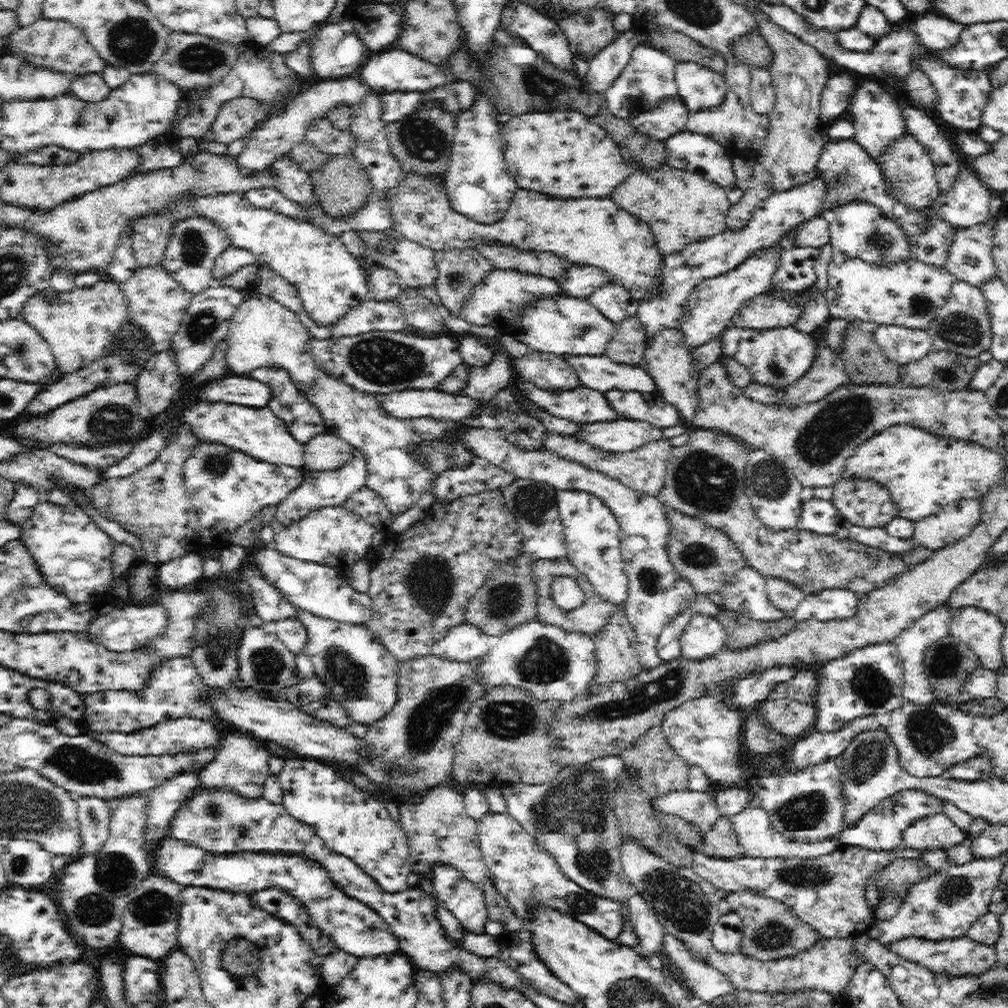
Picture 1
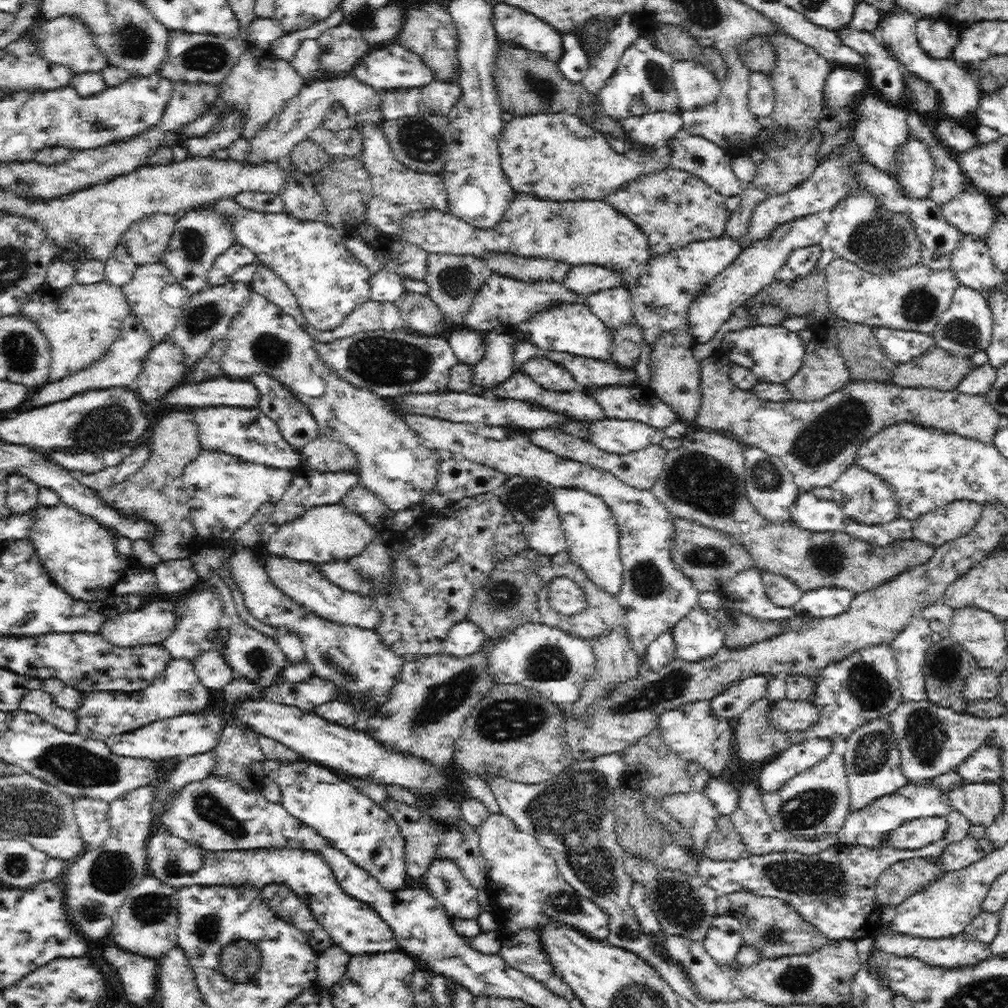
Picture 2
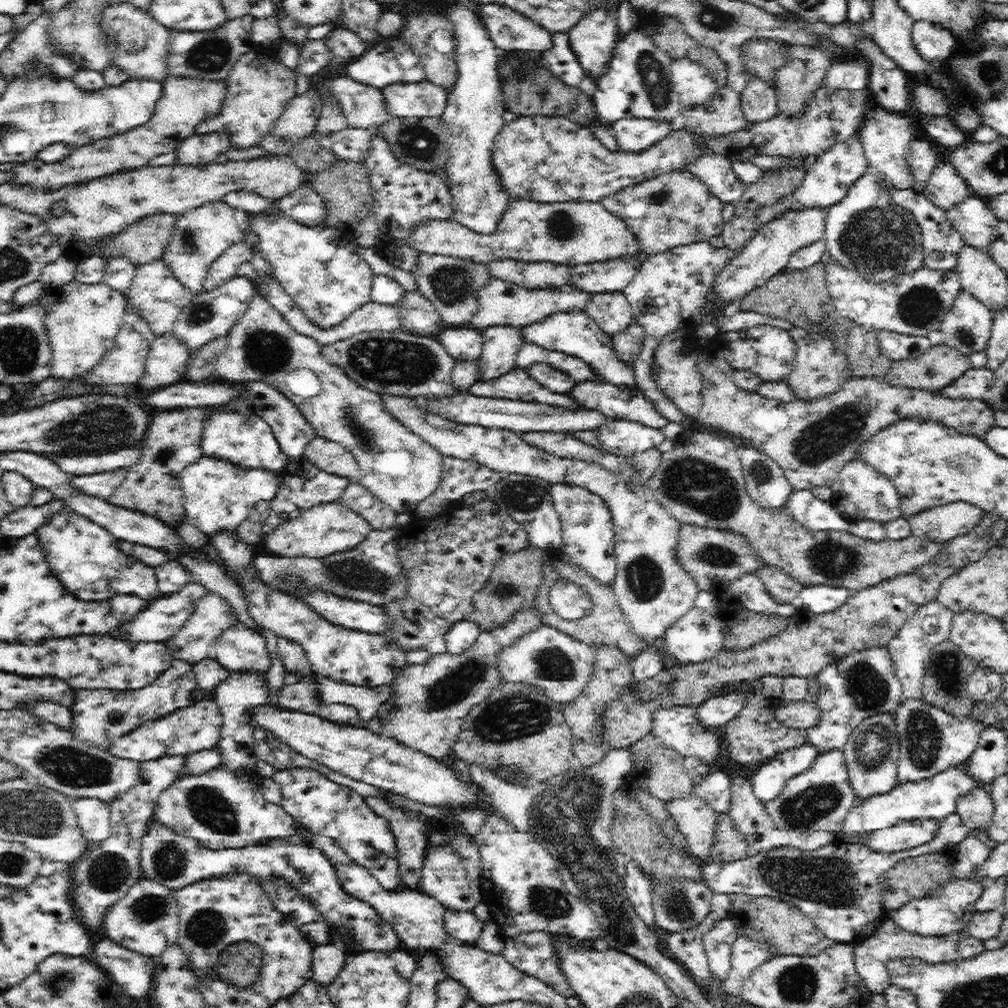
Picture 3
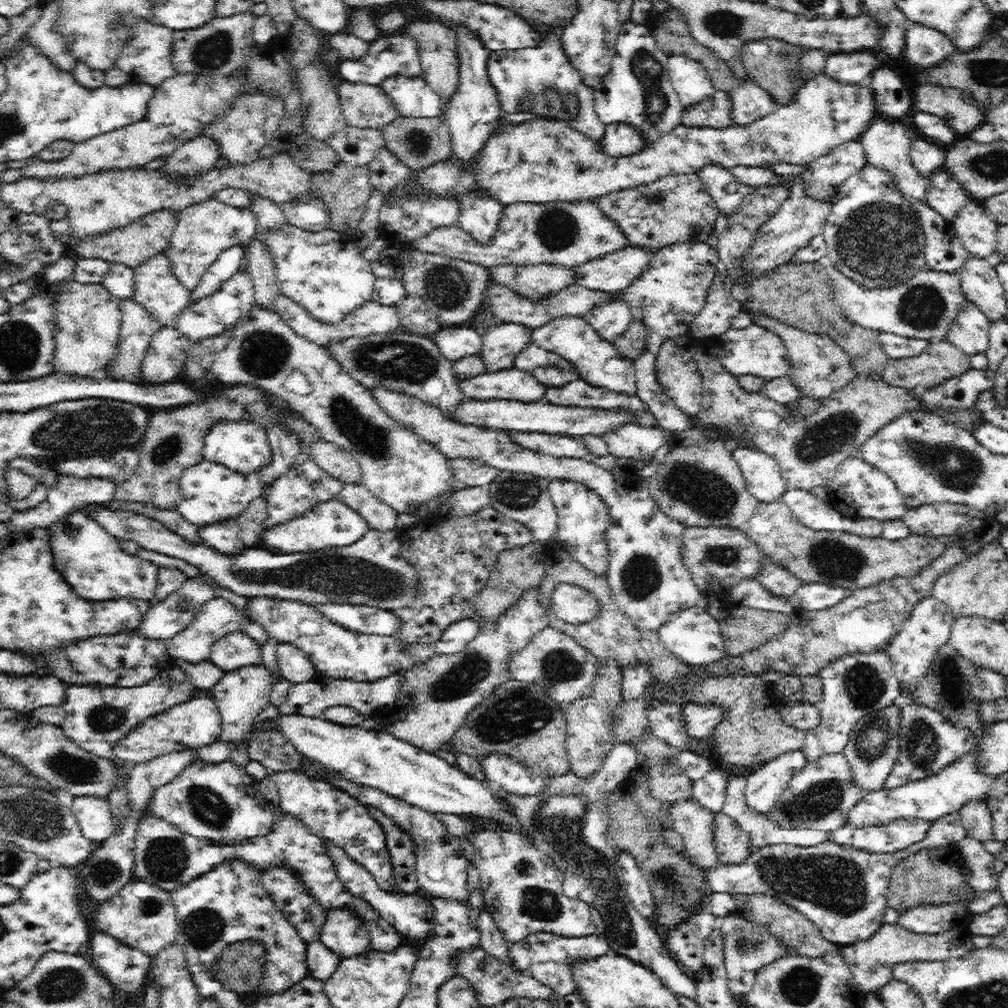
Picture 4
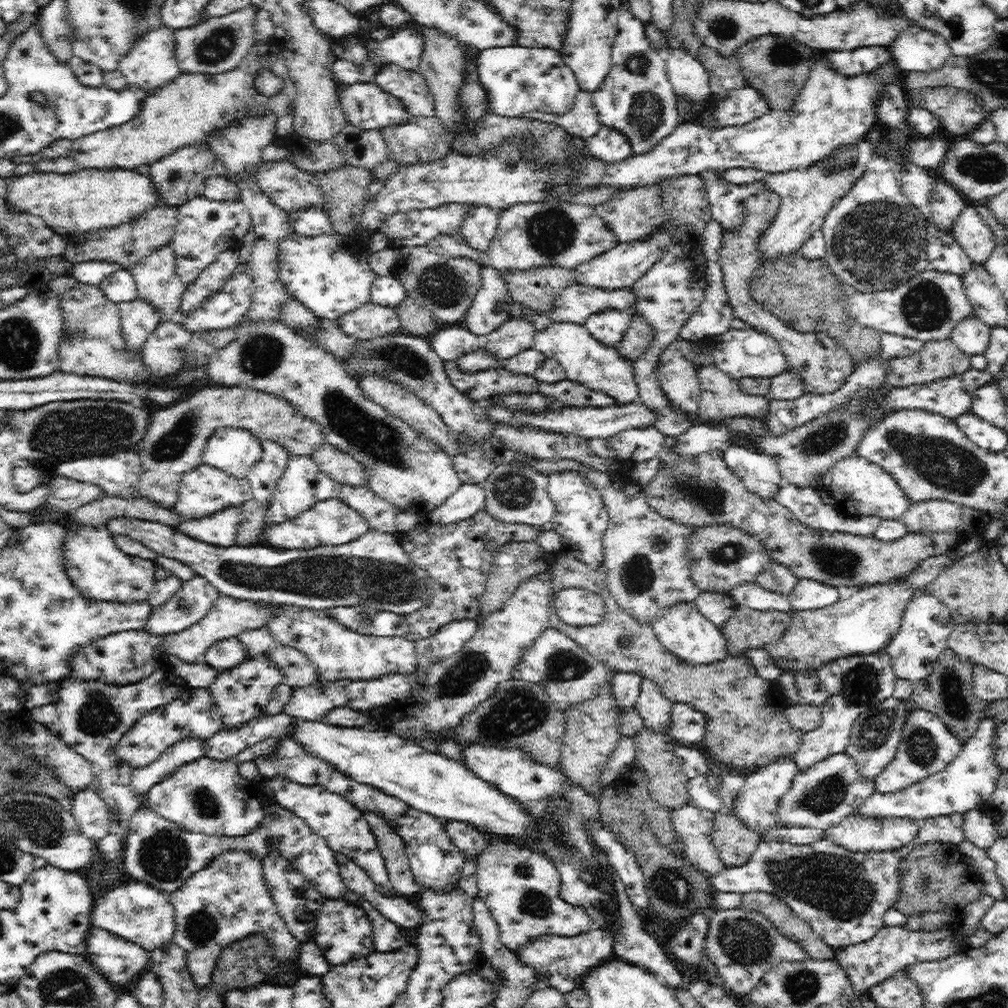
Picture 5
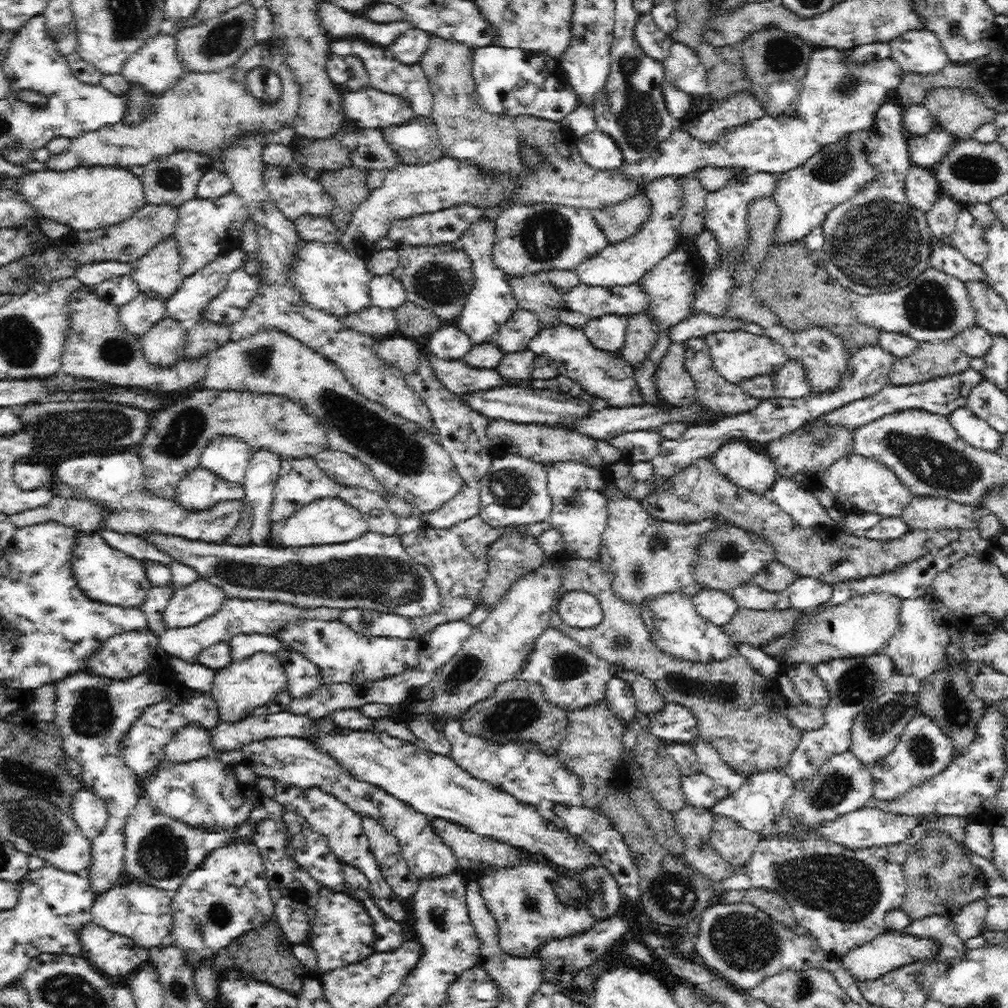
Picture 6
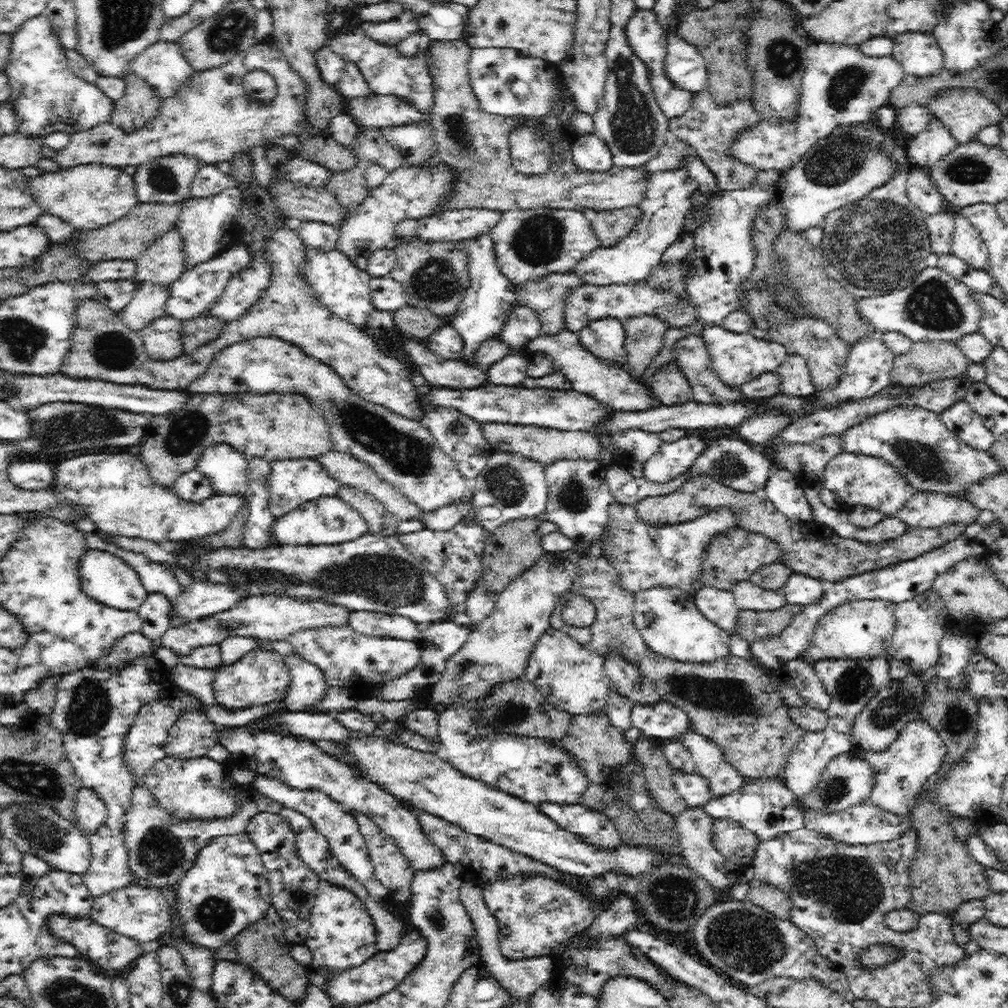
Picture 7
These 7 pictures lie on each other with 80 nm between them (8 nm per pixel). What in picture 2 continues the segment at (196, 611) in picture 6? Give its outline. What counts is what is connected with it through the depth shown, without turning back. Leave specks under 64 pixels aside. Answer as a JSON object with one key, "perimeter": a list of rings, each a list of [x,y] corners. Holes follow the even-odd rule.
{"perimeter":[[[159,600],[134,611],[122,611],[106,619],[97,630],[110,645],[130,649],[166,640],[176,624],[172,601]]]}

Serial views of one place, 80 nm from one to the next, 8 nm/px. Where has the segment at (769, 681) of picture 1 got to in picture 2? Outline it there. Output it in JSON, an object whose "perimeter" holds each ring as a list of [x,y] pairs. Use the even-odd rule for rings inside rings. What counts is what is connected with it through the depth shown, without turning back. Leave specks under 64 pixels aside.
{"perimeter":[[[752,676],[744,680],[732,682],[722,694],[711,700],[716,716],[725,716],[735,720],[741,712],[748,710],[753,702],[766,696],[767,682],[776,676]]]}

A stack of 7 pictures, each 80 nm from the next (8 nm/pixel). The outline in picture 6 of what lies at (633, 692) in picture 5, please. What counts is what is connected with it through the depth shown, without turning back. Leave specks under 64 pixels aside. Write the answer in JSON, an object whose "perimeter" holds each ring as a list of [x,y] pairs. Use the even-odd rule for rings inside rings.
{"perimeter":[[[614,675],[607,682],[605,699],[608,706],[612,708],[616,719],[624,726],[628,725],[638,713],[637,700],[631,691],[629,680],[626,682]]]}

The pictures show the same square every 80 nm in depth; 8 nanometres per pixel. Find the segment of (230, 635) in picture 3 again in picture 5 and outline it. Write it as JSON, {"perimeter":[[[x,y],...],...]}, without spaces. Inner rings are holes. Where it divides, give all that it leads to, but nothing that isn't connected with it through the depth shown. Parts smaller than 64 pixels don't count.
{"perimeter":[[[238,637],[224,638],[215,642],[202,656],[202,662],[219,670],[234,668],[250,659]]]}

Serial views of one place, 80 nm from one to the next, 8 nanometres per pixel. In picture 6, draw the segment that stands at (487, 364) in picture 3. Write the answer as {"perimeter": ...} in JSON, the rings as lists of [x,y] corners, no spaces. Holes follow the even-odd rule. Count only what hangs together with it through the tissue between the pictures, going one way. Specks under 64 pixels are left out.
{"perimeter":[[[518,309],[497,331],[487,339],[500,352],[515,353],[528,349],[529,342],[542,329],[542,323],[532,312]]]}

